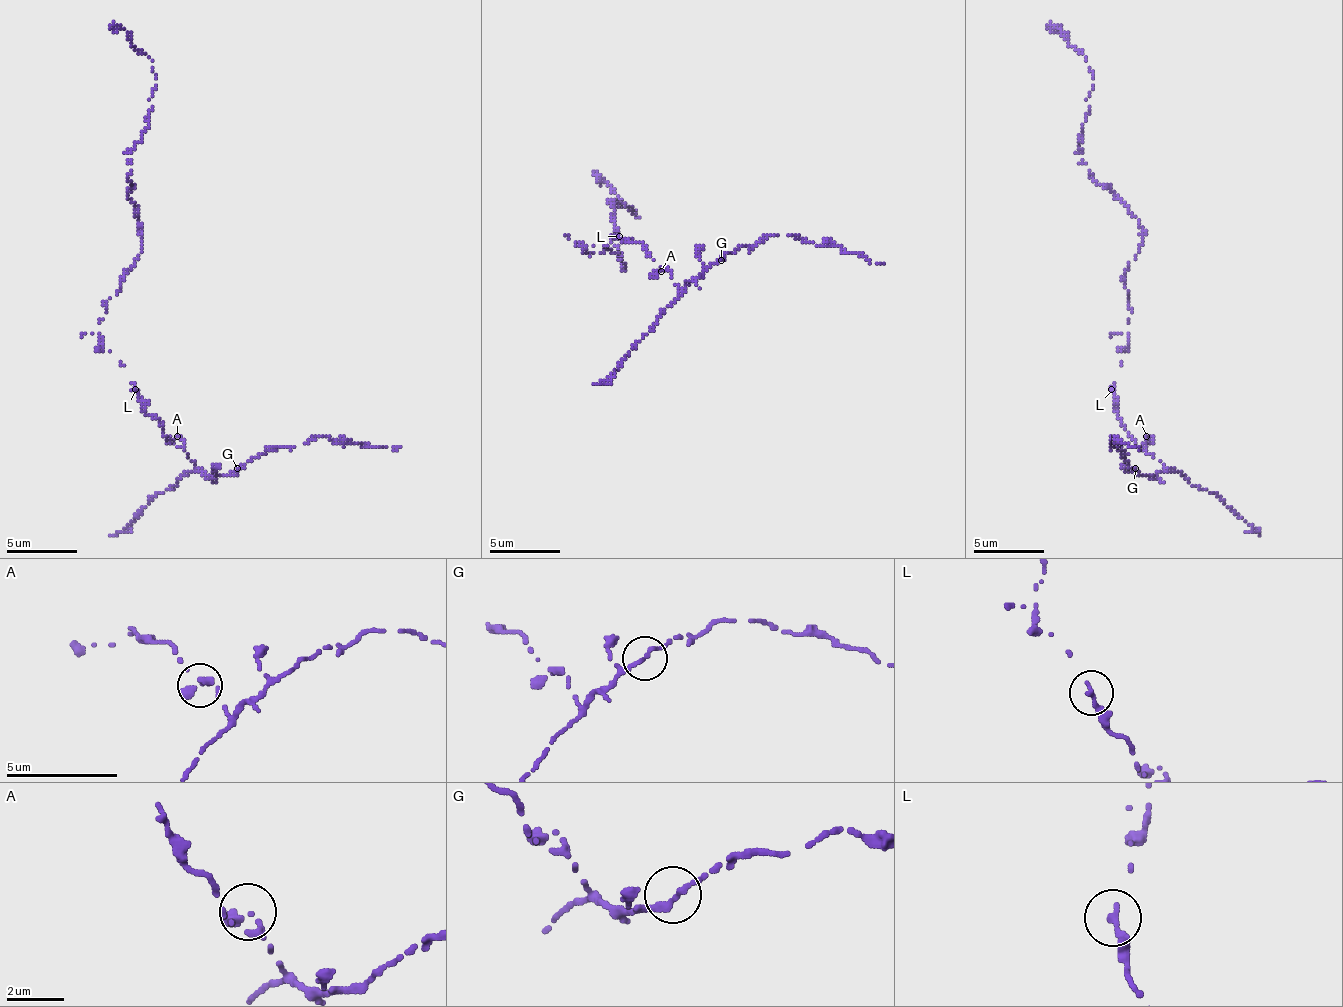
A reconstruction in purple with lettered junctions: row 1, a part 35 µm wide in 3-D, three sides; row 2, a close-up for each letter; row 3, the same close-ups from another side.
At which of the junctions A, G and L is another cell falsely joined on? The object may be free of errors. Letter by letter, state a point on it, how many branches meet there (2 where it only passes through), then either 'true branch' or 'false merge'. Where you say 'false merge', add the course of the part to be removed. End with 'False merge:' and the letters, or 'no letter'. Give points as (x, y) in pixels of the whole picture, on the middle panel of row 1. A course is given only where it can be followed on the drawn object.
A: at (661, 271); 1 branches meet; true branch
G: at (721, 260); 2 branches meet; true branch
L: at (619, 236); 1 branches meet; true branch
False merge: no letter

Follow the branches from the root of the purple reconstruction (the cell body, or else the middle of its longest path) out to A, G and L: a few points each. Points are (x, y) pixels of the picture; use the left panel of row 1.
A: (99, 341), (99, 348), (110, 351), (124, 365), (142, 408), (159, 422), (170, 440), (177, 436)
G: (99, 341), (124, 365), (142, 408), (170, 440), (184, 443), (202, 472), (227, 475), (237, 468)
L: (99, 341), (99, 348), (110, 351), (124, 365), (135, 390)

